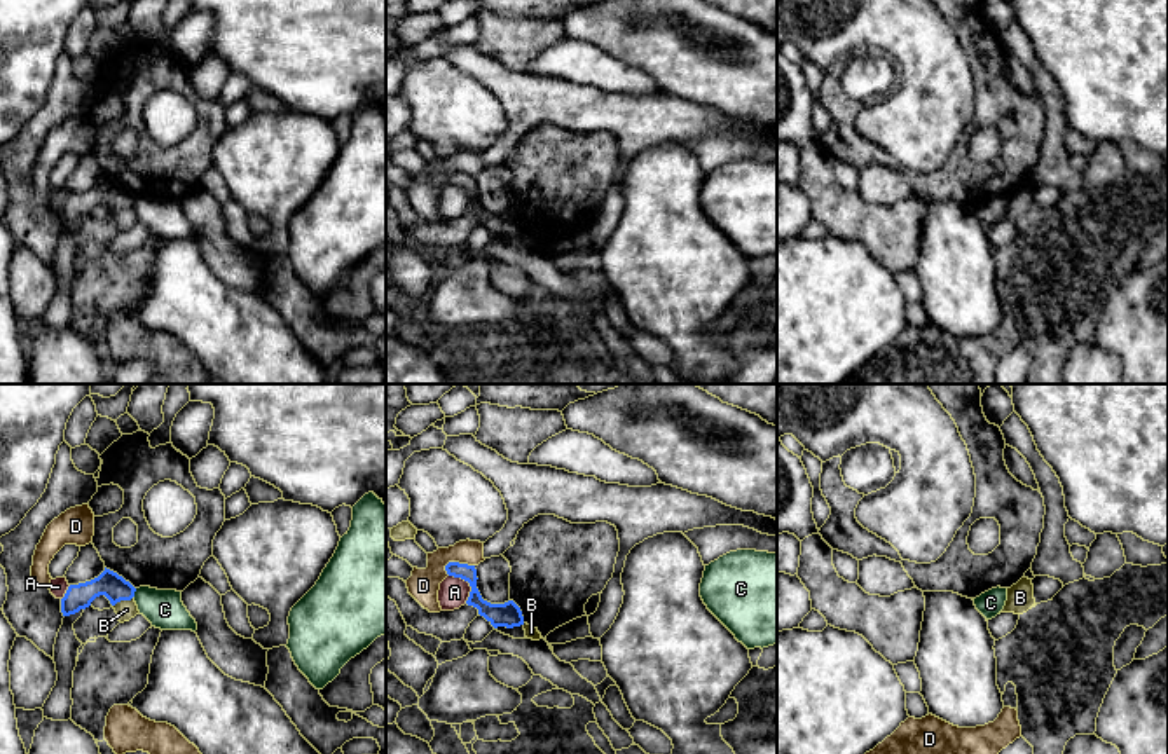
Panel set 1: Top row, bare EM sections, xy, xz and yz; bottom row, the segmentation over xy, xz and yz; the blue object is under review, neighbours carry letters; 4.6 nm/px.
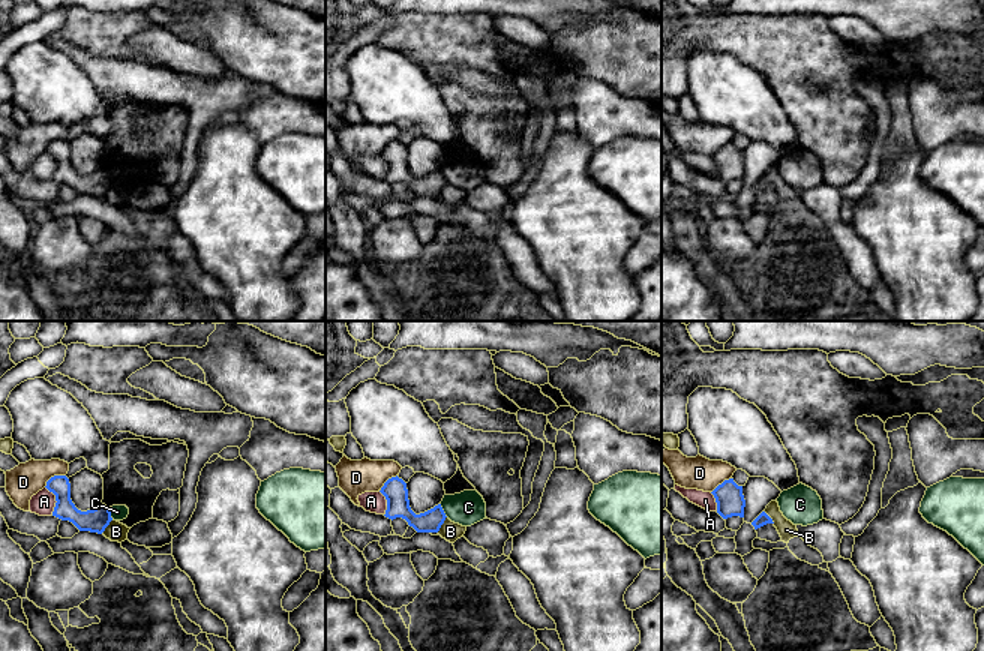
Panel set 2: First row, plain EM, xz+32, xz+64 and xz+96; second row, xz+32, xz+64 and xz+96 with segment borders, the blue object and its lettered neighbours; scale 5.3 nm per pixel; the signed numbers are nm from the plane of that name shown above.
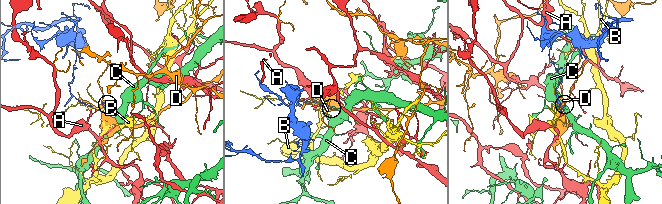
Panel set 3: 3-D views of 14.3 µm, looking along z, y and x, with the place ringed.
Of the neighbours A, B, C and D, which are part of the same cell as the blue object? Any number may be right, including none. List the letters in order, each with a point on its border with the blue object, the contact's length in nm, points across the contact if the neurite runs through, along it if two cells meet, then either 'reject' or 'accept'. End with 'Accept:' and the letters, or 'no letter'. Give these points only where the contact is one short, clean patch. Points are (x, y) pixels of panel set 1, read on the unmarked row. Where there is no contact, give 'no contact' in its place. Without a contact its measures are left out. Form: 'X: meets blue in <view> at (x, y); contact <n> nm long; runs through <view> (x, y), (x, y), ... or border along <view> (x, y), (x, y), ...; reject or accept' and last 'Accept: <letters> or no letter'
A: meets blue in xz at (468, 191); contact 160 nm long; reject
B: meets blue in xy at (123, 208); contact 100 nm long; reject
C: meets blue in xy at (133, 203); contact 50 nm long; border along xy (137, 198), (131, 206); reject
D: meets blue in xz at (458, 171); contact 150 nm long; reject
Accept: no letter

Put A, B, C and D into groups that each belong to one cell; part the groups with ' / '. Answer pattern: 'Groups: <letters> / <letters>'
Groups: A / B / C / D

